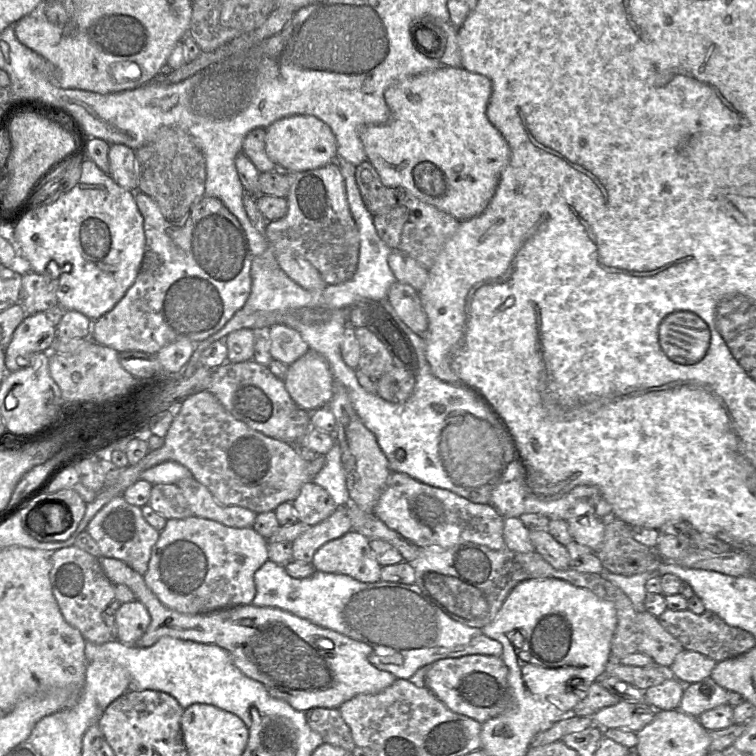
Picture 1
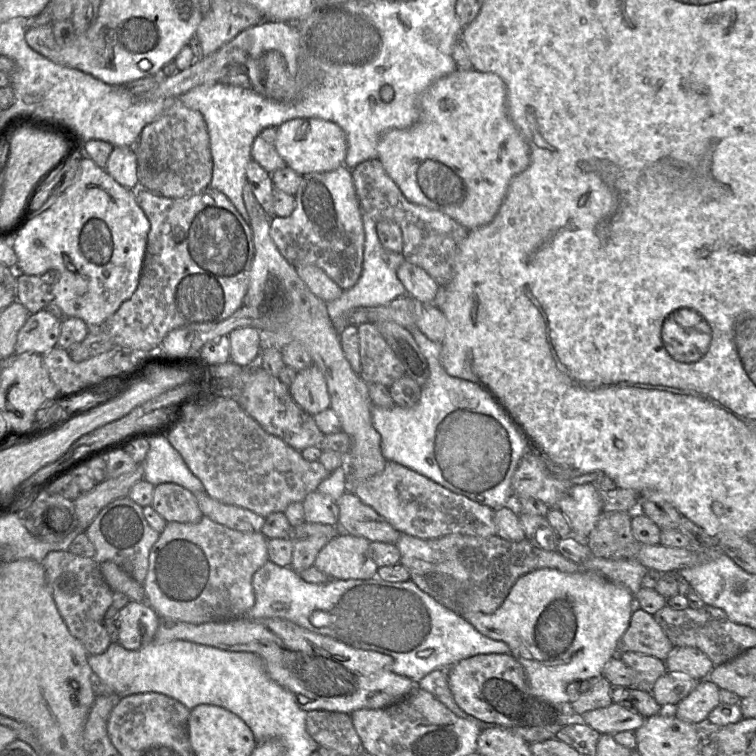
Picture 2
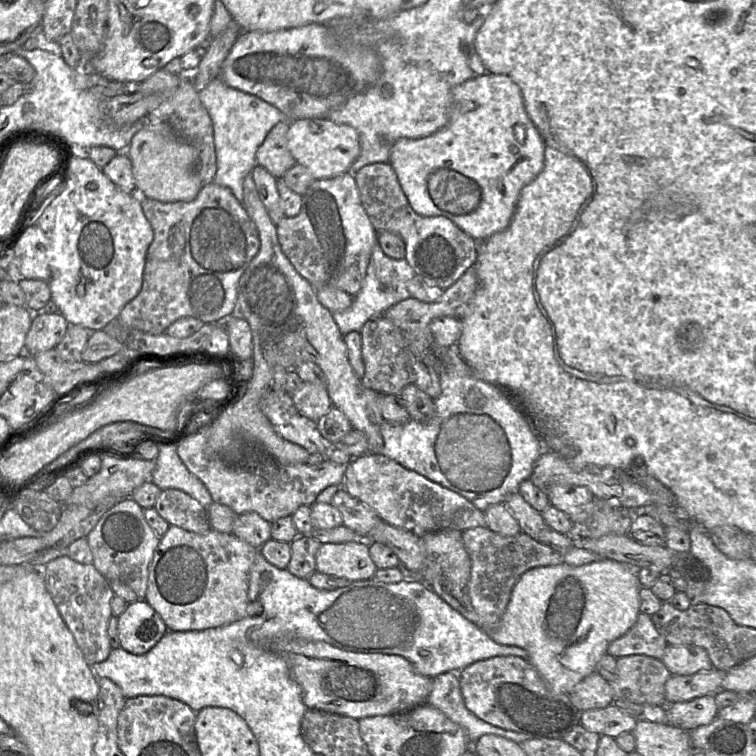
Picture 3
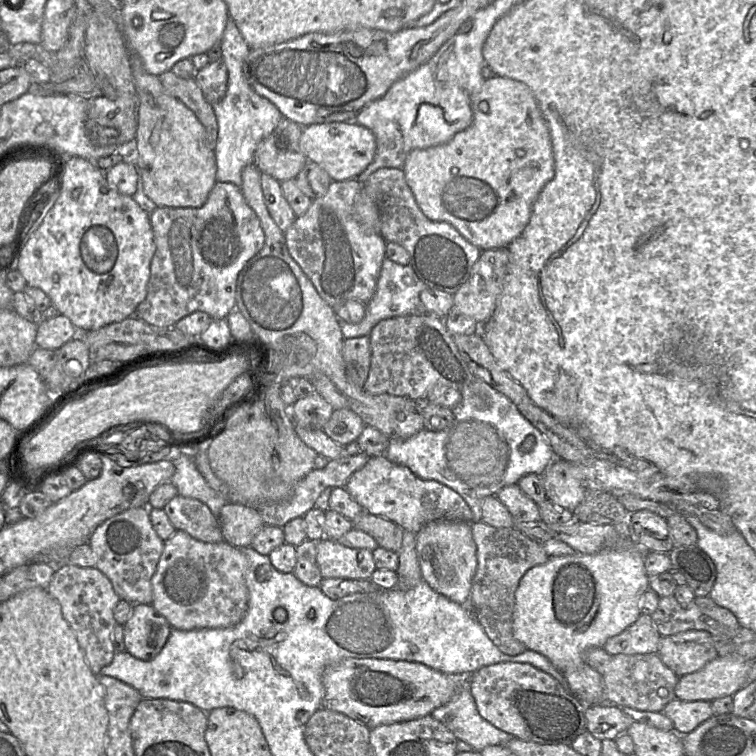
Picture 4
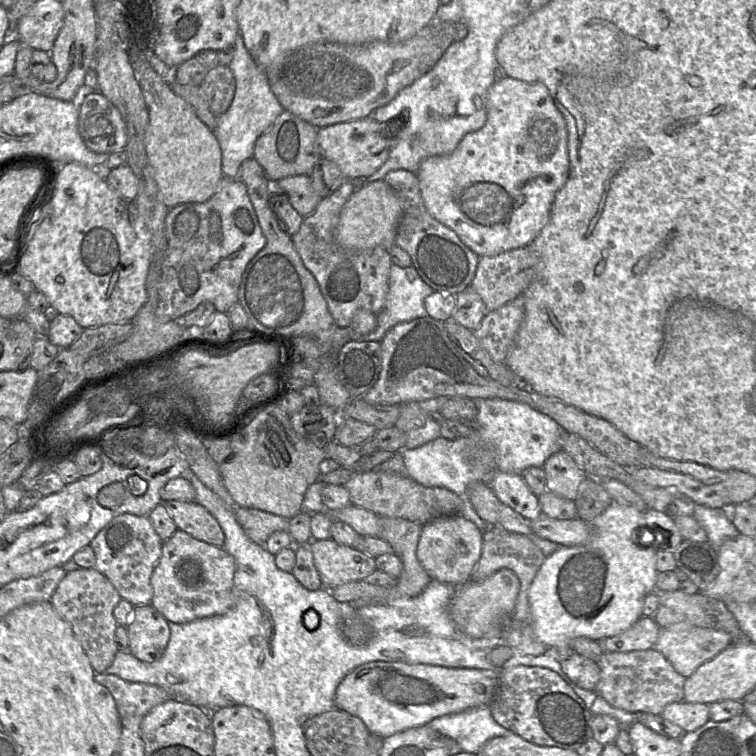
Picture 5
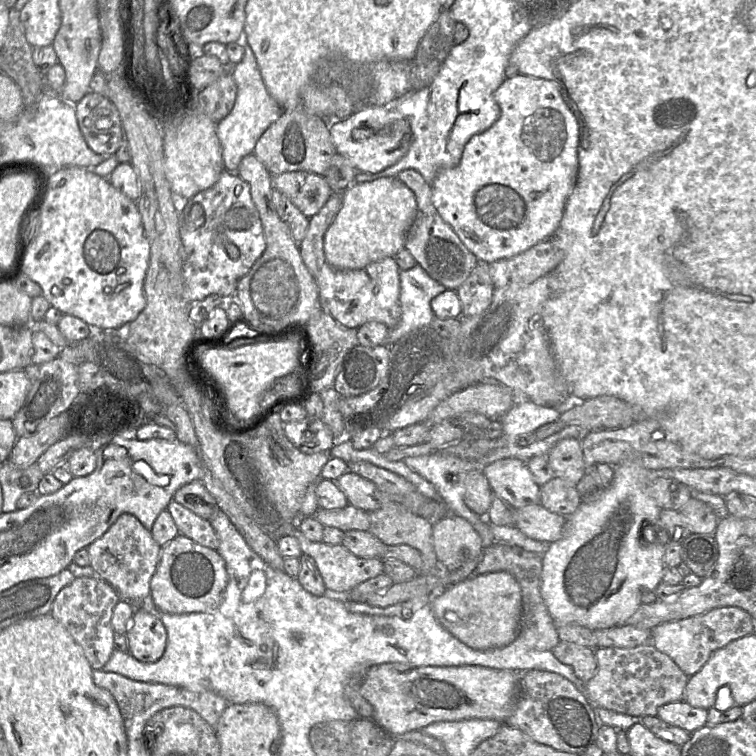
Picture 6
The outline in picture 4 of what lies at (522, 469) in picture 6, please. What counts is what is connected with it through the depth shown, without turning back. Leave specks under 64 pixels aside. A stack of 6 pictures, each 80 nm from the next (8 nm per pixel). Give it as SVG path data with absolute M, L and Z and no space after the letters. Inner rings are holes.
M518 484L503 487L496 497L509 510L514 521L542 523L539 506L520 489Z

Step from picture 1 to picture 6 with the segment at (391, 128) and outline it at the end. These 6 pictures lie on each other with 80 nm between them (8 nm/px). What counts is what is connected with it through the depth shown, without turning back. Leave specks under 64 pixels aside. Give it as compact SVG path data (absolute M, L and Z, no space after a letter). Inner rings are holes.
M517 74L514 77L506 78L502 82L494 93L494 99L501 110L499 119L486 131L472 136L464 147L460 163L456 167L439 170L431 184L432 203L440 216L454 229L469 251L471 251L479 261L487 263L514 257L554 236L559 228L566 201L576 184L579 167L579 122L563 98L556 82Z

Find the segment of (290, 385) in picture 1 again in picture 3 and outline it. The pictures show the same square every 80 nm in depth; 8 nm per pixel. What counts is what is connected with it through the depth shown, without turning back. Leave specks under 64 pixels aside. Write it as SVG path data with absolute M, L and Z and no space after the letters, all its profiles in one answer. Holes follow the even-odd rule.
M304 382L302 387L292 394L298 412L317 422L332 407L326 386Z

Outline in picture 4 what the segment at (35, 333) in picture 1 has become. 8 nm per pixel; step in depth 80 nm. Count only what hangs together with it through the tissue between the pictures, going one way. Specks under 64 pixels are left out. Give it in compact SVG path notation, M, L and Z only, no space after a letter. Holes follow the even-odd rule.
M59 314L56 317L45 319L38 324L35 338L36 347L57 350L76 337L78 333L79 331L70 319Z

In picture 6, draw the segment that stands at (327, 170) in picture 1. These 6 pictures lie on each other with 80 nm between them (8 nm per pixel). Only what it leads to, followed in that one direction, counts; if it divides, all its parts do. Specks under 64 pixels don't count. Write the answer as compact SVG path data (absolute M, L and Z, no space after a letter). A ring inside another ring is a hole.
M332 192L320 211L309 218L305 238L299 244L301 258L314 277L323 312L348 328L359 328L367 322L380 322L388 328L401 318L400 268L394 257L386 257L359 270L338 270L328 264L324 252L324 237L342 205L342 192Z

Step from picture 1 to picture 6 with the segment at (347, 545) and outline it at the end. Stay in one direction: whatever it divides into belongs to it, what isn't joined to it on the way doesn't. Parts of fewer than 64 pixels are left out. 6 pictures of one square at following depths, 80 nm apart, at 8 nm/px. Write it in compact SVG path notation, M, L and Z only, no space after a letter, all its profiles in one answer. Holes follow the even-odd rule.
M296 535L302 552L312 557L330 594L344 596L358 584L384 573L382 558L360 558L342 544L313 542Z

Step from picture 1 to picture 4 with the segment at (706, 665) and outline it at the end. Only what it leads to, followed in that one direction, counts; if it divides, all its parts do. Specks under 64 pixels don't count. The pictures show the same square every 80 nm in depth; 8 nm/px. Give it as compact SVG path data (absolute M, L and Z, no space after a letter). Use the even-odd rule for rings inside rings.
M700 630L662 637L657 654L678 677L696 672L718 657L711 635Z

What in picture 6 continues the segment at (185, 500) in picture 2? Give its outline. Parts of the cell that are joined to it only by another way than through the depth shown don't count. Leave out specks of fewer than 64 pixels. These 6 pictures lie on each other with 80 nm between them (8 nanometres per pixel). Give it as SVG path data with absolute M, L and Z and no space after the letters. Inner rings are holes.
M174 500L168 504L167 510L171 514L179 534L202 546L211 549L218 548L219 539L209 520L198 516Z

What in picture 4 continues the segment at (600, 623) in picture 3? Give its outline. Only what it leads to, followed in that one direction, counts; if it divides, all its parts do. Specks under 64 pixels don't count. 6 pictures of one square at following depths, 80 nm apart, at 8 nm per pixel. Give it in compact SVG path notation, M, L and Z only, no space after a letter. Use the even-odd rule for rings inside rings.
M604 550L595 554L575 553L553 556L547 562L529 569L515 593L513 634L528 650L541 653L563 673L574 671L583 662L583 653L605 642L632 625L641 614L641 601L649 589L645 554L639 550L617 552Z

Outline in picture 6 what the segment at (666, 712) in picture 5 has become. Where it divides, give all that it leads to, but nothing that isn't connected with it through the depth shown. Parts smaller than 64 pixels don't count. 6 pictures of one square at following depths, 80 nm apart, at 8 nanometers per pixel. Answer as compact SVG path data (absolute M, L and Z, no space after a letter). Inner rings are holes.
M685 701L672 702L659 707L656 716L693 733L707 724L708 710L692 707Z

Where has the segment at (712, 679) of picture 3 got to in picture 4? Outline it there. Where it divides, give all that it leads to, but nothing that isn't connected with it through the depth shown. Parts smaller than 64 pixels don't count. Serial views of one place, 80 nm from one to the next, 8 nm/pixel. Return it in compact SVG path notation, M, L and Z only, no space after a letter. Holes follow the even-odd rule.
M716 657L702 669L679 677L674 693L682 701L713 701L733 696L748 684L751 660Z

